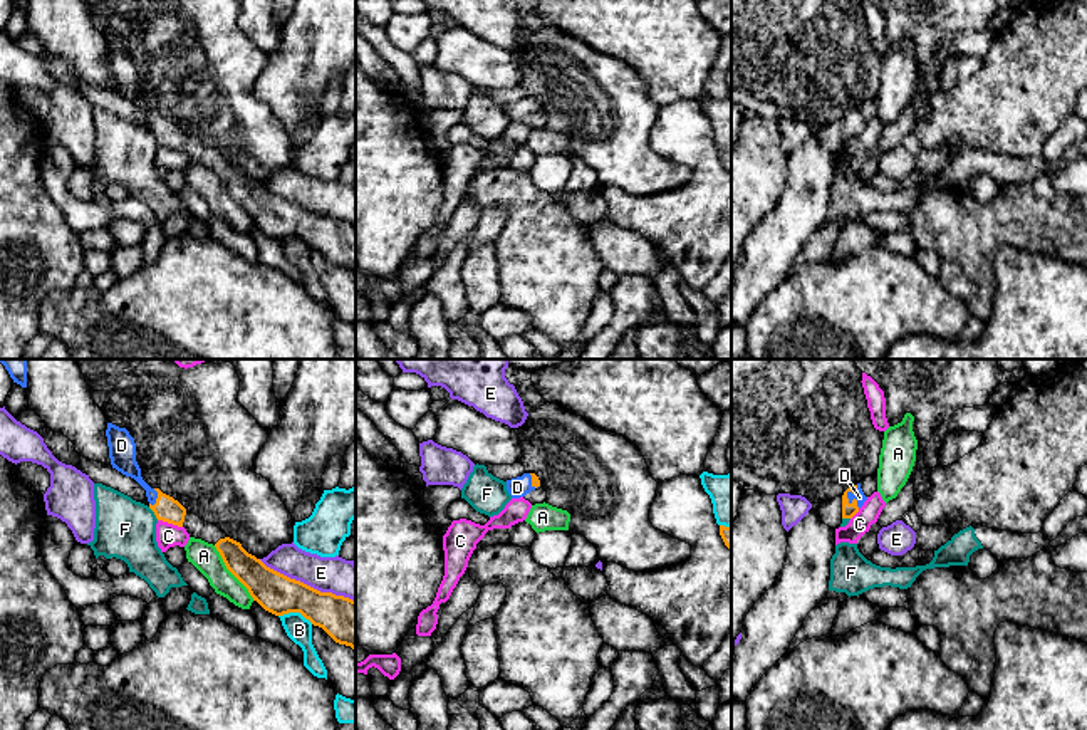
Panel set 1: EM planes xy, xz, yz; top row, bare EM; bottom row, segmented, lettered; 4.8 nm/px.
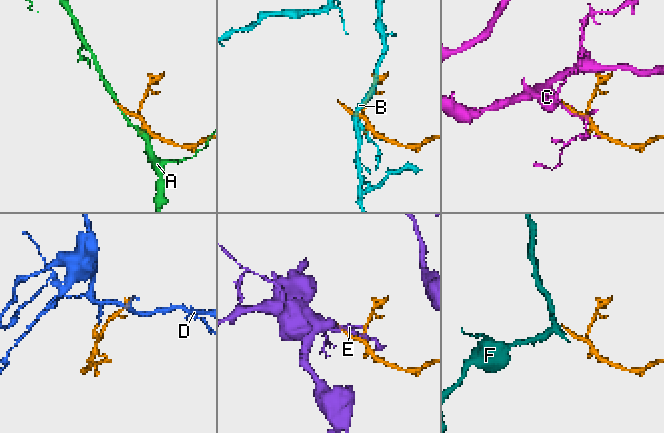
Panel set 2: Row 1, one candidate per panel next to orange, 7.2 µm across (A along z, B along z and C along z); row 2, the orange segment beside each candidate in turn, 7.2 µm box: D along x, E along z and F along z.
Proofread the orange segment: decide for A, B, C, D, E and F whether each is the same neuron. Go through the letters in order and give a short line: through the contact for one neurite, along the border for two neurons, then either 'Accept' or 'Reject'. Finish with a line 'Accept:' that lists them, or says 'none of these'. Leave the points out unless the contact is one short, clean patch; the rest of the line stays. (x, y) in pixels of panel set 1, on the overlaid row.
A: Line: xy (213, 546), (225, 568), (254, 599). Reject
B: Reject
C: Reject
D: Line: yz (849, 510), (854, 499), (859, 497). Accept
E: Reject
F: Line: xy (148, 507), (158, 519). Reject
Accept: D

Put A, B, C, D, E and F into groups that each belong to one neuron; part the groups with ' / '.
A / B / C / D / E / F

